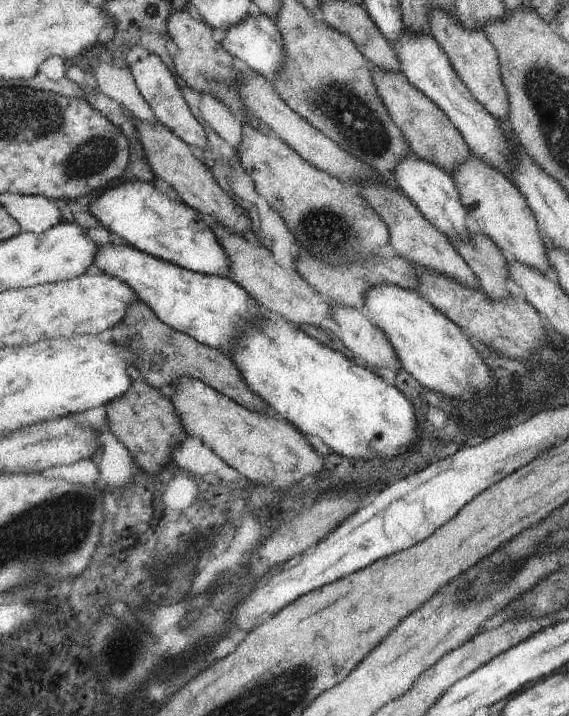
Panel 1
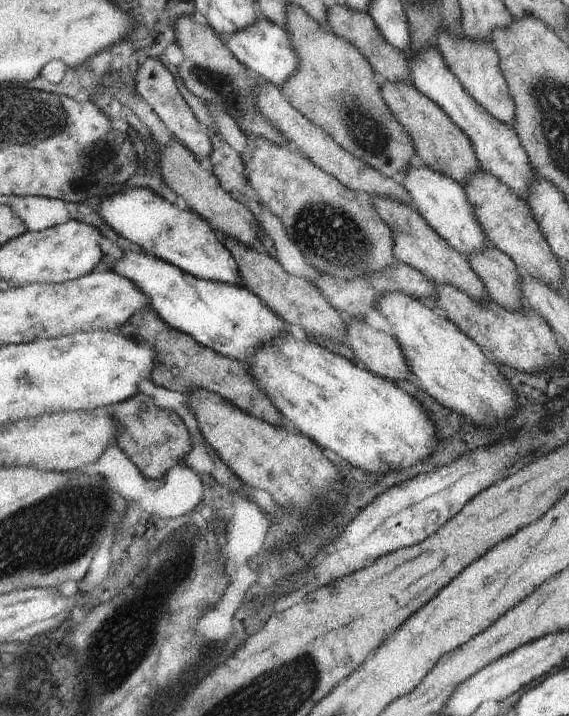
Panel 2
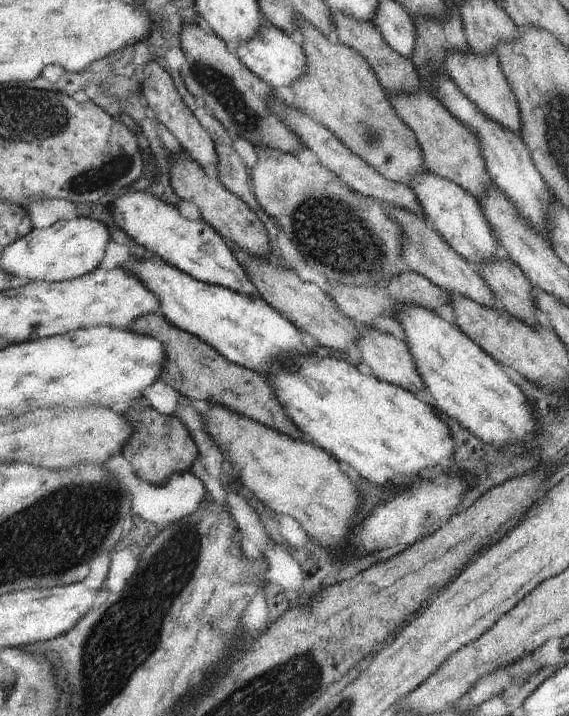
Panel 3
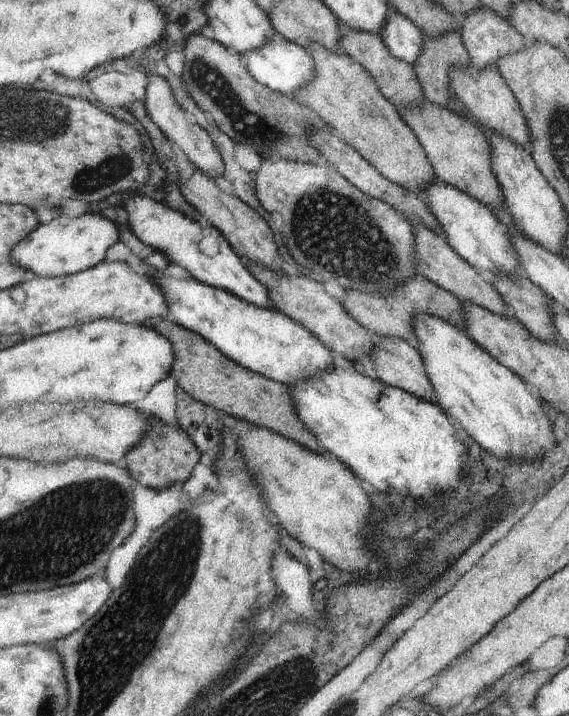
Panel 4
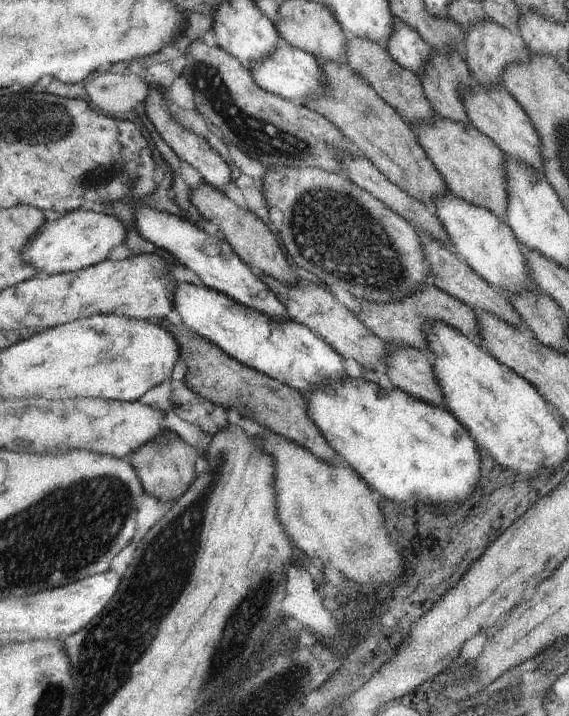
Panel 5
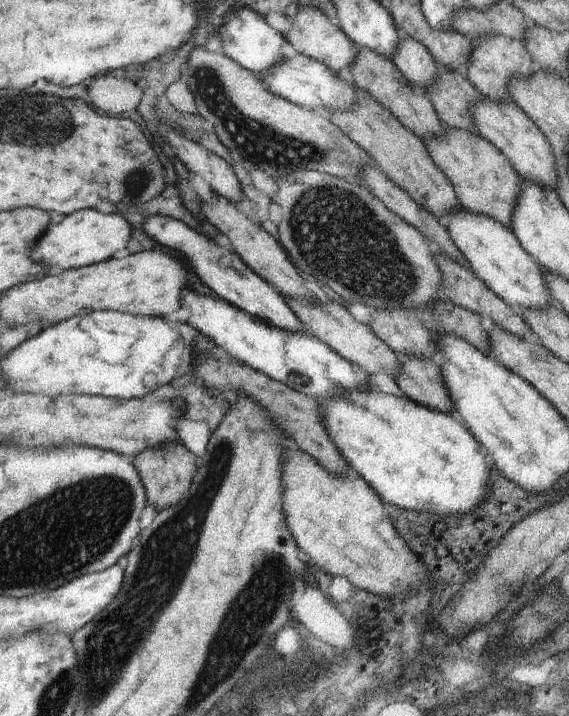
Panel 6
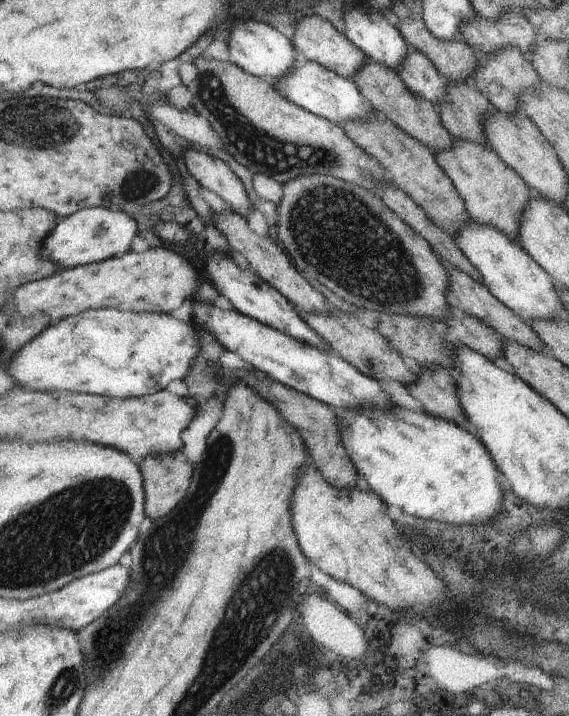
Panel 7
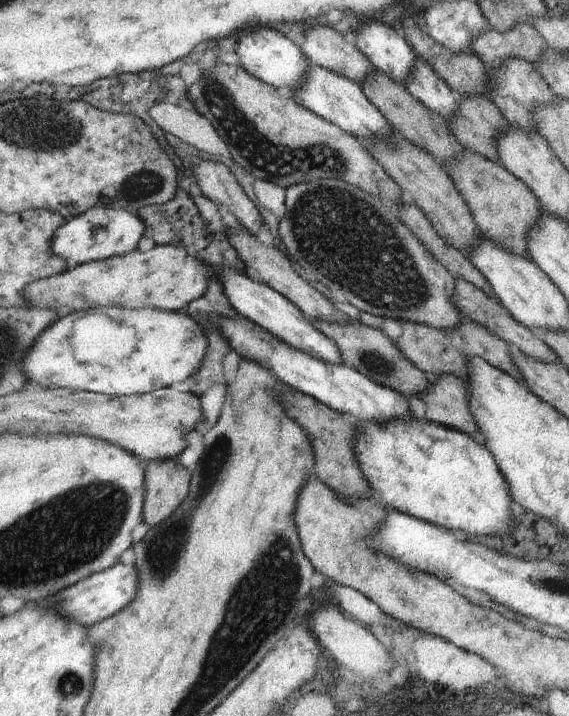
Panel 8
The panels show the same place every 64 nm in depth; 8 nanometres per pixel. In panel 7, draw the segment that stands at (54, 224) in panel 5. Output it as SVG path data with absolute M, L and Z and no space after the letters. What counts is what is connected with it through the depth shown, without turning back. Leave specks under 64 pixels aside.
M90 208L90 210L80 210L76 214L61 218L51 234L45 239L41 255L49 260L55 261L60 270L74 269L91 263L98 263L118 255L124 255L131 251L132 240L138 235L138 224L130 218L124 211L112 211L110 208Z

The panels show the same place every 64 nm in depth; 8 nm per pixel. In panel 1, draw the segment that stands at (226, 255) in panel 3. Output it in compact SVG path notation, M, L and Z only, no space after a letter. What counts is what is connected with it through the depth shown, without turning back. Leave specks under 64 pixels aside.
M138 179L126 181L104 190L90 202L88 209L112 234L160 260L198 274L226 277L230 270L228 256L216 240L207 217L184 202L171 200L164 192L158 191L154 184L138 182Z

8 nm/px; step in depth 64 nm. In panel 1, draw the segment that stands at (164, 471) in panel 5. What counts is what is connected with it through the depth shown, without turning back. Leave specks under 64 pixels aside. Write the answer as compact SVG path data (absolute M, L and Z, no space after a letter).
M130 378L130 388L112 402L104 404L106 420L114 436L129 450L138 469L148 474L158 474L171 460L172 446L186 440L186 430L163 390L152 387L142 379Z

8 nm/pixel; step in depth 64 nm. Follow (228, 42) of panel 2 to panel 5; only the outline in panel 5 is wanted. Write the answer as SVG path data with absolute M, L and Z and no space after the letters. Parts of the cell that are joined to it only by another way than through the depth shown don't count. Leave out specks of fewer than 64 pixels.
M292 46L279 47L270 57L253 63L248 68L258 86L291 101L299 103L308 98L316 98L324 92L324 75L319 60Z

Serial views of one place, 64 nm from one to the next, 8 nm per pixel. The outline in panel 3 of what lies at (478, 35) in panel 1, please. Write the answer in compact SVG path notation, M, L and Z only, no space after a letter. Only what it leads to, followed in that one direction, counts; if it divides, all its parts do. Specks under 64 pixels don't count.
M449 51L445 56L445 68L447 76L455 83L455 86L472 102L476 109L490 121L502 126L511 134L520 136L521 115L517 99L512 93L507 79L500 70L497 52L488 55L478 55L476 52L460 53L459 51Z

